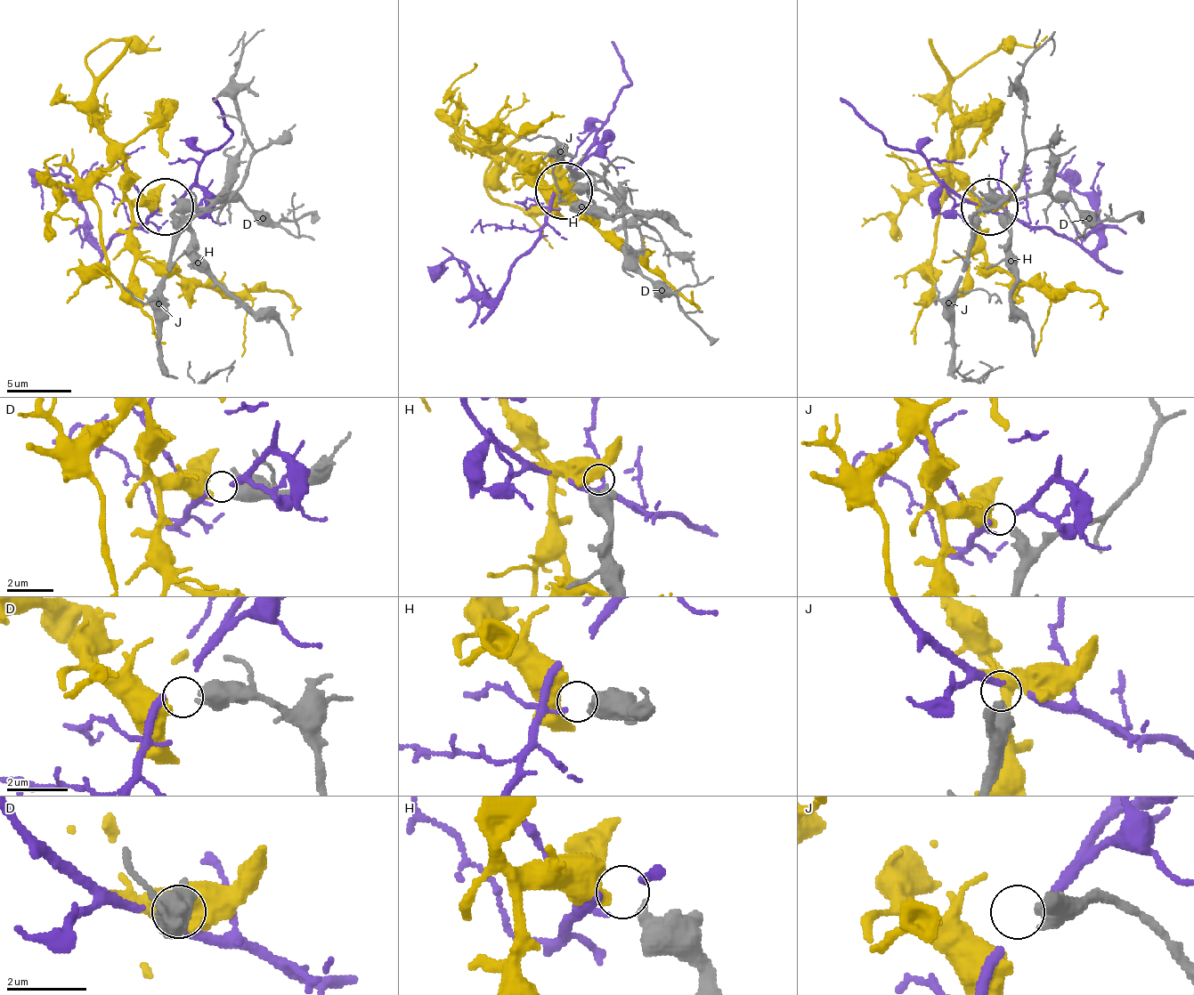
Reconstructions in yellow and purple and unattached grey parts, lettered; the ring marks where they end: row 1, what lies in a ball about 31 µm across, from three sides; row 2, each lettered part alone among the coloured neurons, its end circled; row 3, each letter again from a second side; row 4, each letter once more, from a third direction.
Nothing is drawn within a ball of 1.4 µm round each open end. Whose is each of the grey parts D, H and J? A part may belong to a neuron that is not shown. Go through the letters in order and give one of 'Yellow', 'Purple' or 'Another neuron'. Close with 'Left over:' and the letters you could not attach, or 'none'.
D: Yellow
H: Another neuron
J: Another neuron
Left over: H, J

